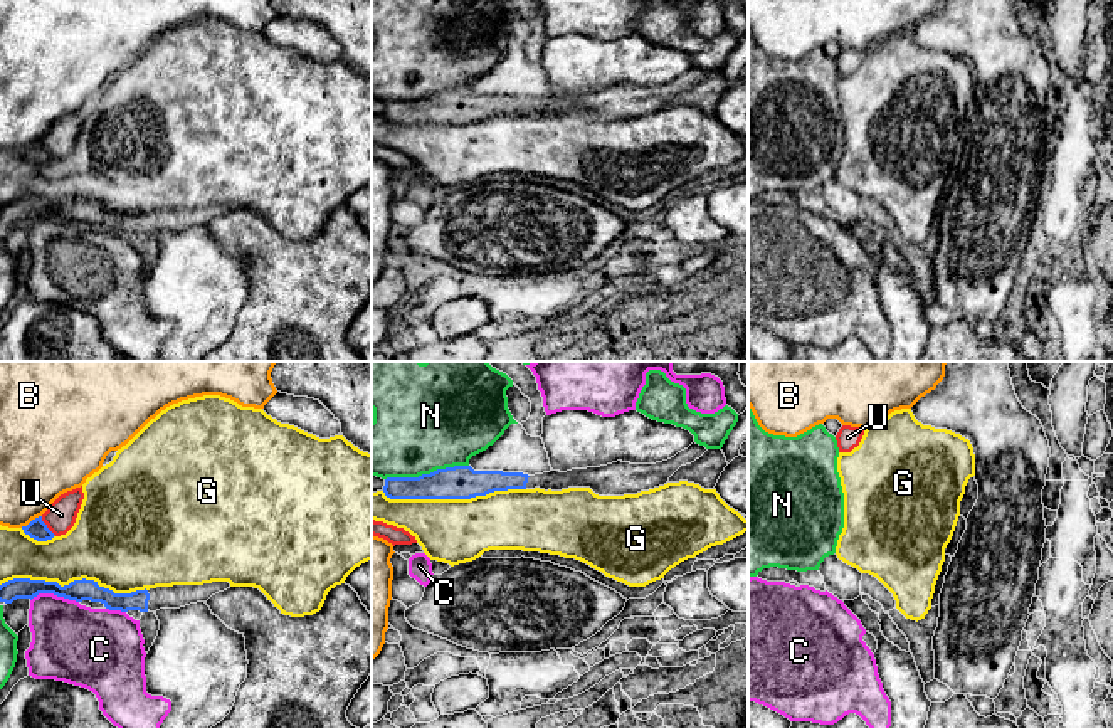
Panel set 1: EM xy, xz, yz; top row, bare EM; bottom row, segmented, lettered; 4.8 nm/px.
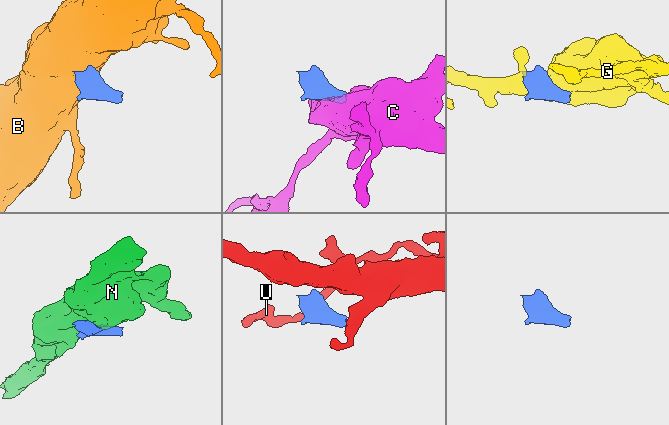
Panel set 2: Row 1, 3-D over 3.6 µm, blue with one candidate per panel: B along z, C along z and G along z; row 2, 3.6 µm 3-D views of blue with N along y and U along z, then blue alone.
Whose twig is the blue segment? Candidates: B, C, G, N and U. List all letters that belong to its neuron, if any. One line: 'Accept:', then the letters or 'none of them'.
Accept: none of them

